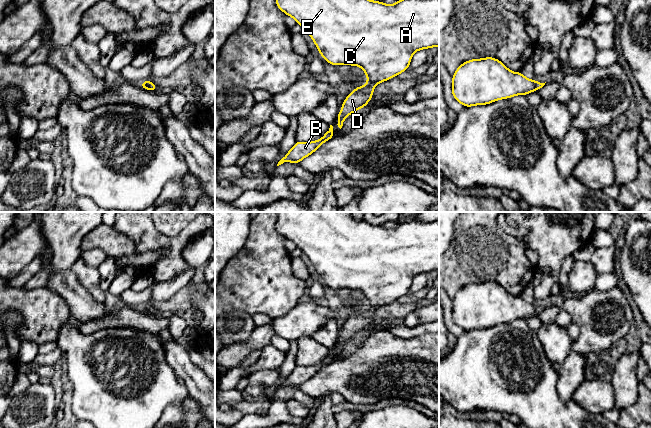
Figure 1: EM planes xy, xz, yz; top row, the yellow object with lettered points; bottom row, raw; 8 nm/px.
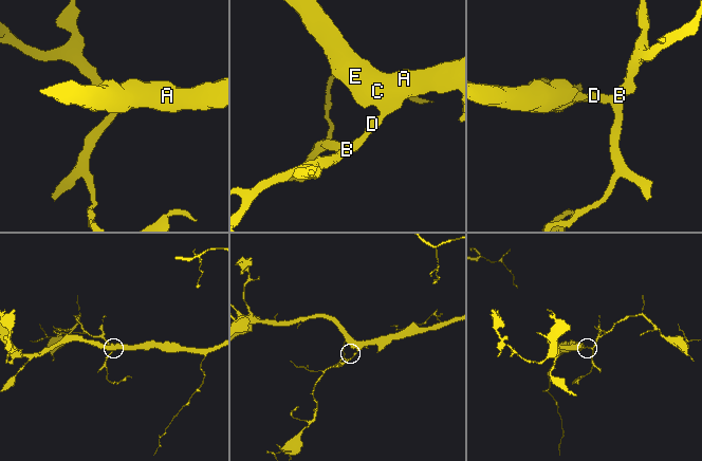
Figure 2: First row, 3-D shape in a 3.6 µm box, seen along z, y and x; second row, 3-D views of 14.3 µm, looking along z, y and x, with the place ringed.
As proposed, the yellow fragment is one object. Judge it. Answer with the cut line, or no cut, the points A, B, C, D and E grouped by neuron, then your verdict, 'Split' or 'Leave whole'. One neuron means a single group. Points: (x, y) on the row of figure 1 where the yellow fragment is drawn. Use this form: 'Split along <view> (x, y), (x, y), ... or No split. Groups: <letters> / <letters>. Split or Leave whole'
No split. Groups: A B C D E. Leave whole

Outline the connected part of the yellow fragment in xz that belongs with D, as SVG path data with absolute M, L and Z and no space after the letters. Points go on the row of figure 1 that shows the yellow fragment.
M276 0L275 3L286 16L293 17L297 24L307 31L326 62L333 66L357 65L366 73L368 83L355 87L343 101L342 109L337 115L337 125L340 129L348 115L366 107L374 95L375 85L409 68L412 55L416 51L439 47L439 0L399 0L391 5L371 0Z

